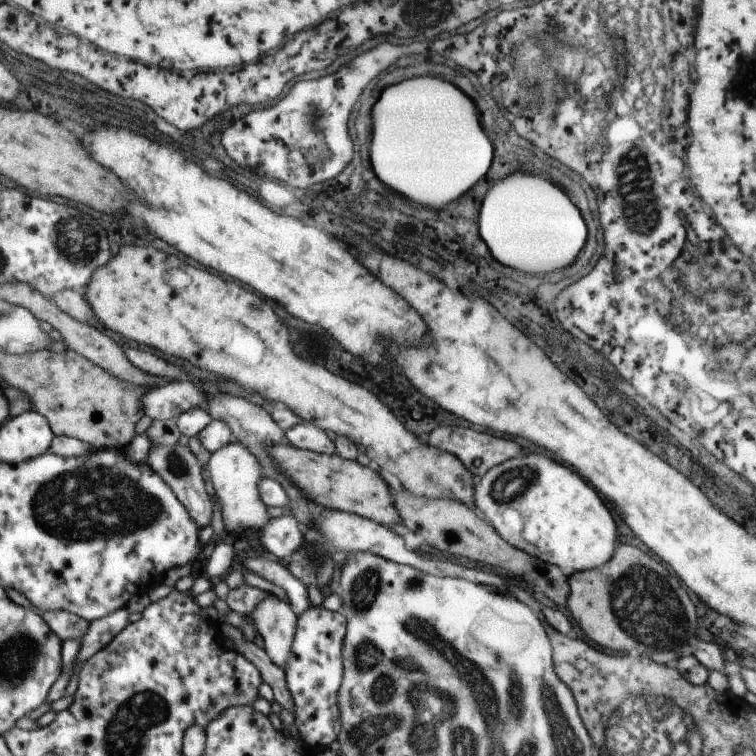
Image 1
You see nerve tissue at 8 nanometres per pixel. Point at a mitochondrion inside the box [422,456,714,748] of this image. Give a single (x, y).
(645, 606)

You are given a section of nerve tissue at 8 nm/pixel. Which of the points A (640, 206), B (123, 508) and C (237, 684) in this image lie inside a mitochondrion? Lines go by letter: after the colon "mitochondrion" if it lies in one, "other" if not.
A: mitochondrion
B: mitochondrion
C: other

